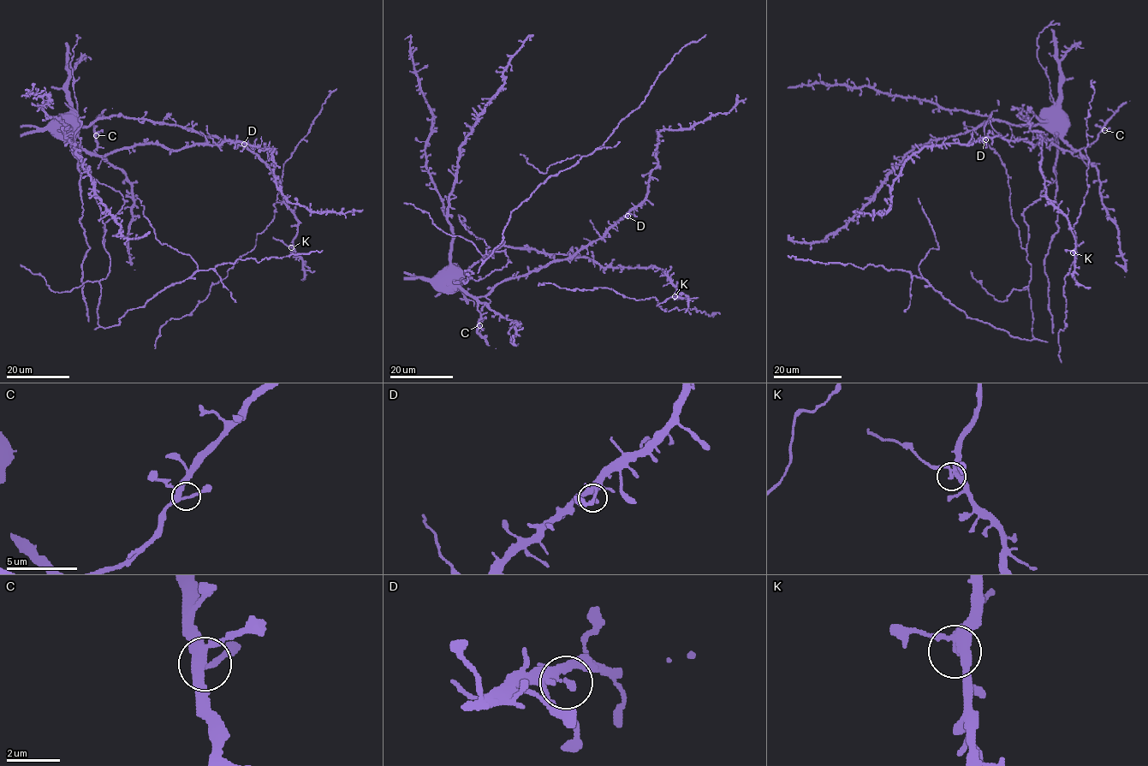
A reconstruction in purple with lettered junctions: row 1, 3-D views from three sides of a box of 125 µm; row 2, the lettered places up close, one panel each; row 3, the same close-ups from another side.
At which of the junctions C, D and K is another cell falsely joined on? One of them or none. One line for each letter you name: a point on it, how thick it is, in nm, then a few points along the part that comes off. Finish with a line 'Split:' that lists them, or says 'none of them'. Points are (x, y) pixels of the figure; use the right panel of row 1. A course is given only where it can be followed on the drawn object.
K: at (1073, 252); 300 nm thick; foreign part runs (1073, 252), (1083, 240)
Split: K

